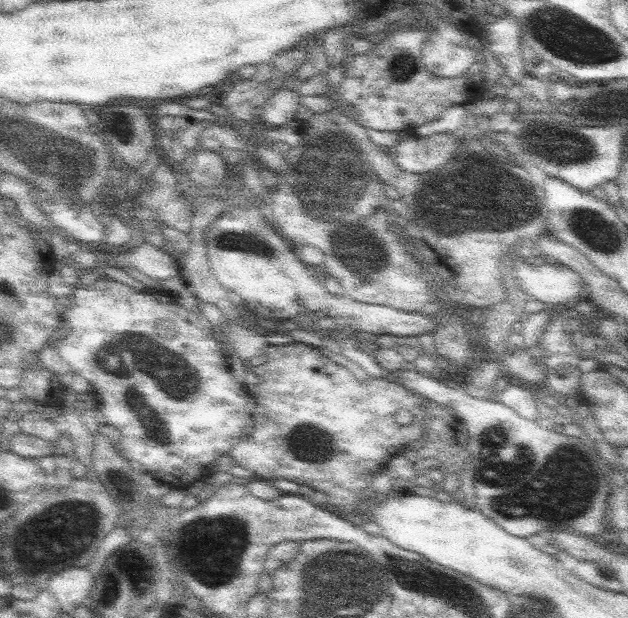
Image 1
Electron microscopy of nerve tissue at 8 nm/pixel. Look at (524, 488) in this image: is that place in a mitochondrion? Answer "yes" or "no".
yes

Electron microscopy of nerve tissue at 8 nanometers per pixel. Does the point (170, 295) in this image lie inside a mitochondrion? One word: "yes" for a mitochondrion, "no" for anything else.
no

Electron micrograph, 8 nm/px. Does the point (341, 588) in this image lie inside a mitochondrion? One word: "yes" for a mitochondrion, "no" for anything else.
yes

